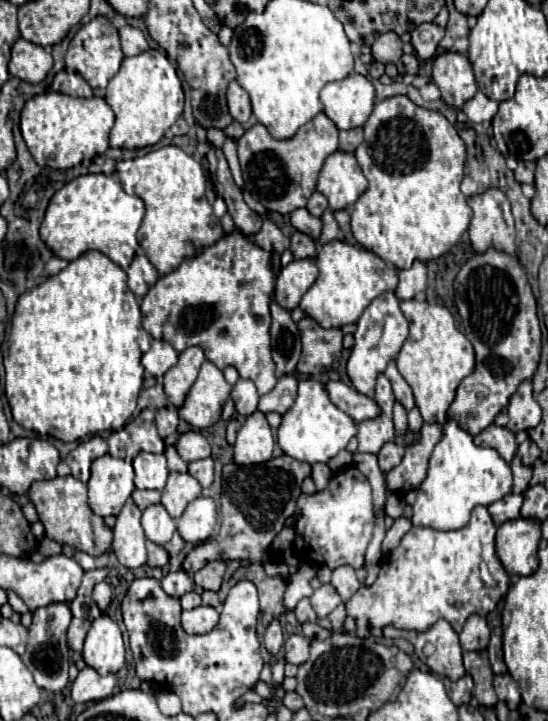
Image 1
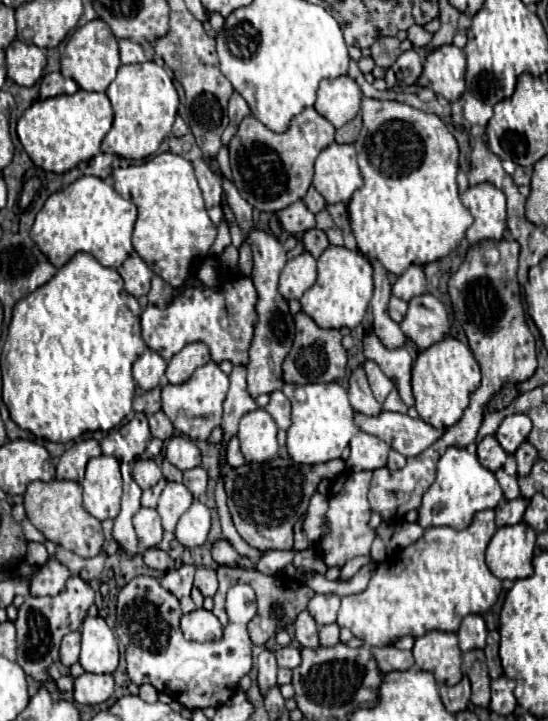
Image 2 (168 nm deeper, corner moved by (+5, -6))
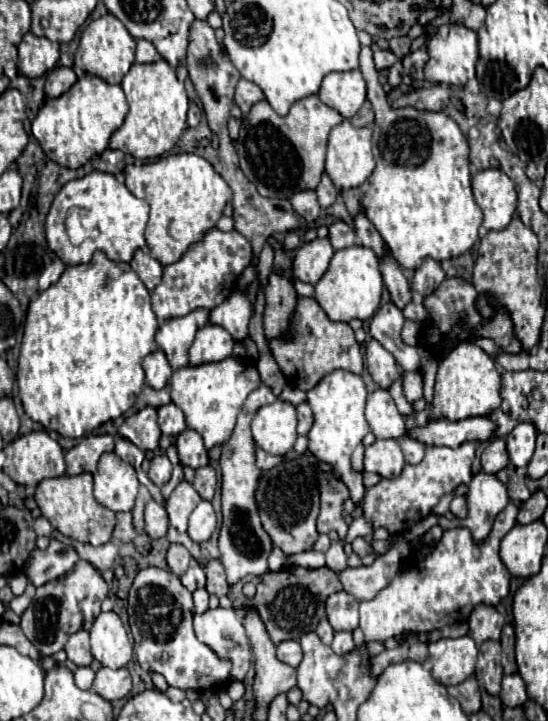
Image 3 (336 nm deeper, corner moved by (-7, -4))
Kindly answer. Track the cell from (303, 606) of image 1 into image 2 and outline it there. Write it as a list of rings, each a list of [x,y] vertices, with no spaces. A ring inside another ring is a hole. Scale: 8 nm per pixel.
[[[302,611],[298,617],[296,617],[296,623],[294,623],[294,635],[296,635],[296,641],[302,645],[302,647],[318,647],[318,627],[316,627],[316,621],[310,617],[308,611]]]

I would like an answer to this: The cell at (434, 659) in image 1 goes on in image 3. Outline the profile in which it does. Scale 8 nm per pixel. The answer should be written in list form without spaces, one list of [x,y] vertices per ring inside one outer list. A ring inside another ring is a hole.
[[[472,637],[458,639],[438,639],[430,643],[430,665],[432,675],[442,685],[458,685],[460,681],[474,675],[476,667],[476,643]]]

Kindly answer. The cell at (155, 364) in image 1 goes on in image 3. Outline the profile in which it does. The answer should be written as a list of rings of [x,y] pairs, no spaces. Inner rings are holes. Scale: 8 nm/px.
[[[160,349],[146,355],[142,359],[142,367],[146,371],[146,383],[152,389],[164,389],[166,387],[170,375],[172,375],[172,367],[168,365],[168,359]]]

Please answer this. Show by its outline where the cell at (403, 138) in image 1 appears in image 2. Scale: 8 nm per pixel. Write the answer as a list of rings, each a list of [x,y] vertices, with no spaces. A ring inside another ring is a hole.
[[[364,97],[362,99],[362,131],[360,131],[360,137],[356,139],[354,147],[356,147],[356,153],[358,153],[358,167],[360,167],[364,185],[352,195],[352,199],[348,203],[348,213],[350,213],[352,233],[356,237],[356,243],[358,243],[360,253],[364,257],[370,257],[370,259],[374,257],[376,261],[380,261],[384,265],[386,271],[390,271],[394,275],[402,275],[410,265],[426,265],[426,263],[438,261],[438,259],[446,257],[452,249],[458,247],[458,243],[464,239],[466,229],[472,225],[472,215],[460,203],[460,195],[458,195],[458,185],[456,185],[456,175],[458,175],[458,145],[454,147],[454,135],[446,129],[446,125],[442,123],[440,117],[422,113],[422,111],[418,111],[418,109],[406,105],[406,103],[400,103],[400,101],[378,101],[378,99]]]

